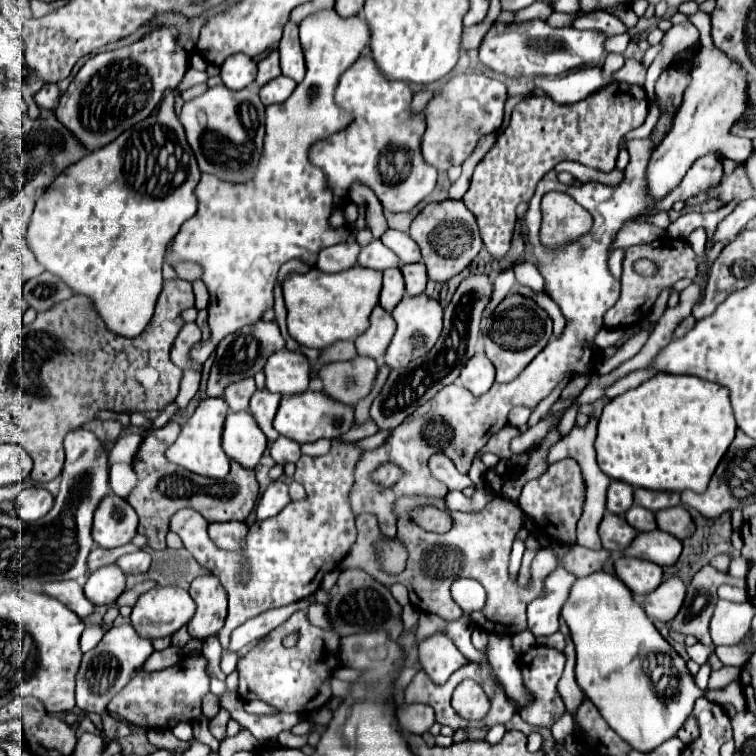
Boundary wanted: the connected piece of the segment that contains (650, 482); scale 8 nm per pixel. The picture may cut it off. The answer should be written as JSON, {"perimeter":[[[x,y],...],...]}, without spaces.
{"perimeter":[[[656,373],[636,389],[630,389],[604,405],[596,435],[598,467],[610,479],[630,483],[632,487],[644,487],[654,491],[692,489],[694,493],[704,493],[716,465],[730,447],[734,435],[736,419],[730,405],[730,391],[726,387],[692,375]]]}

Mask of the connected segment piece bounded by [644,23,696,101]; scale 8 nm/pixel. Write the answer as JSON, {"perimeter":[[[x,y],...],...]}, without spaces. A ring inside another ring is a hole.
{"perimeter":[[[682,23],[682,25],[674,25],[662,39],[664,47],[662,51],[656,55],[654,63],[648,67],[648,75],[644,81],[644,91],[648,95],[650,101],[654,97],[654,83],[660,77],[660,73],[664,71],[664,67],[668,67],[672,63],[672,57],[676,57],[676,53],[688,49],[692,43],[696,43],[696,29],[692,29],[690,23]]]}

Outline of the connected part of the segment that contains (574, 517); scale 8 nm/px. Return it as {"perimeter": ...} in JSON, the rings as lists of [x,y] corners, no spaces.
{"perimeter":[[[562,459],[546,469],[538,479],[528,481],[522,487],[518,497],[518,505],[524,513],[532,515],[538,531],[546,531],[558,543],[576,543],[576,523],[582,515],[584,503],[584,481],[580,475],[580,467],[574,459]]]}

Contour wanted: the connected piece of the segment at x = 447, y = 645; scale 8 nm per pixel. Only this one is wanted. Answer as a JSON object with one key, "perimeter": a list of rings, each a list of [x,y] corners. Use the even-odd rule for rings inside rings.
{"perimeter":[[[438,631],[434,635],[436,637],[420,641],[420,663],[434,683],[446,683],[458,667],[468,663],[468,659],[458,651],[454,641],[444,631]]]}

